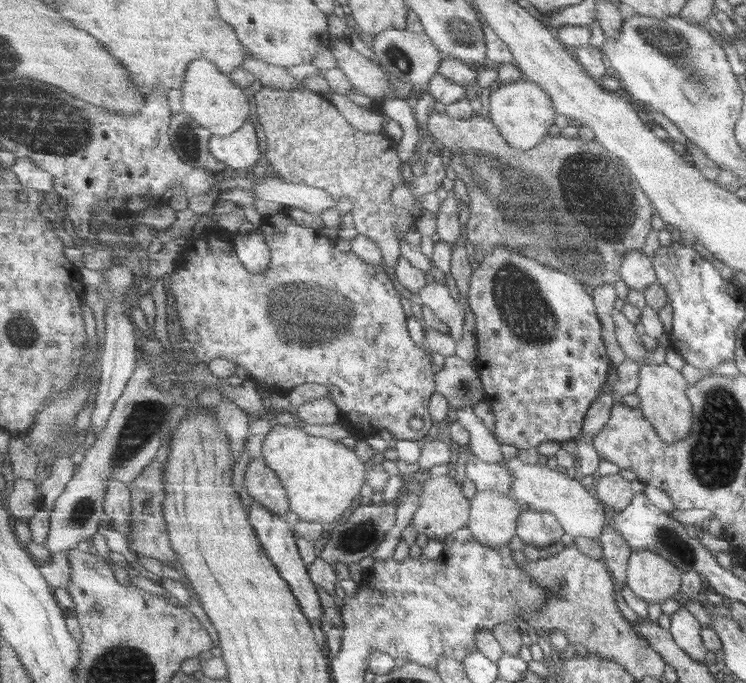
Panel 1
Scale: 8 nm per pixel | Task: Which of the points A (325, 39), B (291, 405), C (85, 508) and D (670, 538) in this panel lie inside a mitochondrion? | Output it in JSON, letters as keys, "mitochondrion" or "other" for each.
{"A":"other","B":"other","C":"mitochondrion","D":"mitochondrion"}

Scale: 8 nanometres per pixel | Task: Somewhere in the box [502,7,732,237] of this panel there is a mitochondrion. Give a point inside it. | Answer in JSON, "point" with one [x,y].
{"point":[673,43]}

